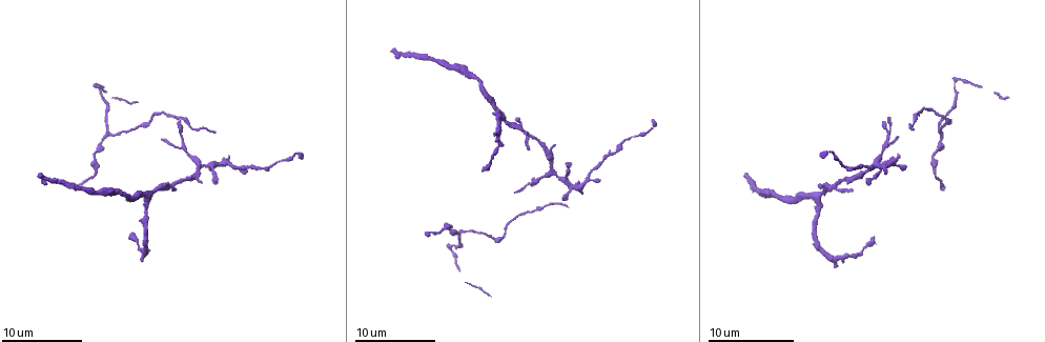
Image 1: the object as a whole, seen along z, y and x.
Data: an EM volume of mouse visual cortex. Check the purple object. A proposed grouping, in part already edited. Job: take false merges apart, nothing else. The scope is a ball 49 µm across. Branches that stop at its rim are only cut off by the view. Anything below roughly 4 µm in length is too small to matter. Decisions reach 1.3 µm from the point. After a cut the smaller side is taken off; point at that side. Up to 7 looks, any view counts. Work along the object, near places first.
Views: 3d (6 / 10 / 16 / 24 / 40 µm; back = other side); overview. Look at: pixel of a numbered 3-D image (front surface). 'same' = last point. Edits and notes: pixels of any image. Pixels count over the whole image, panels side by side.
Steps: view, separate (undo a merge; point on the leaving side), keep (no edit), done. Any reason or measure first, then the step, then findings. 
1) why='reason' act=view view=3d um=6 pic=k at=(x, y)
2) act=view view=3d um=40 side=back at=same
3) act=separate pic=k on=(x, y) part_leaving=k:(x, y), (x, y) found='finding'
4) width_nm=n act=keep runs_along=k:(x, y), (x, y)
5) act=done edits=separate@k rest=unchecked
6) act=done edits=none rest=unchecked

act=view view=3d um=6 pic=1 at=(888, 135)

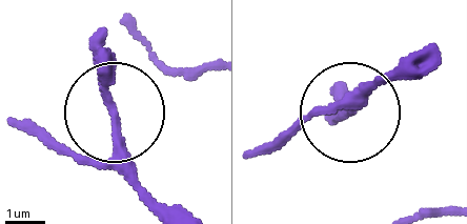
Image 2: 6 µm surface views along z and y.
act=view view=3d um=6 side=back pic=2 at=(114, 121)

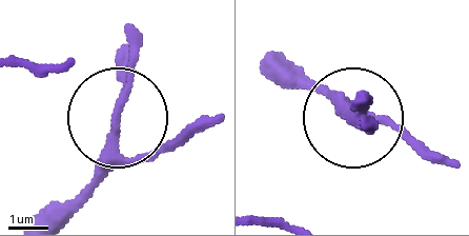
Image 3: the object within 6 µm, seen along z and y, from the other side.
act=keep runs_along=3:(119, 121), (116, 158), (93, 195) found='one neuron here'

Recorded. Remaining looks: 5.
act=view view=3d um=10 pic=1 at=(203, 164)

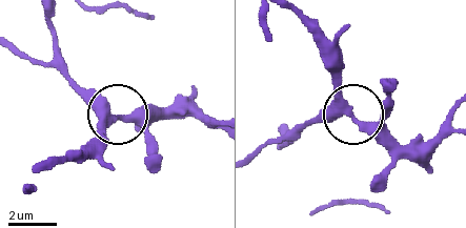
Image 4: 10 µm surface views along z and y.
act=keep found='one neuron here'

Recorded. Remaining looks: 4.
act=view view=3d um=10 pic=1 at=(622, 142)

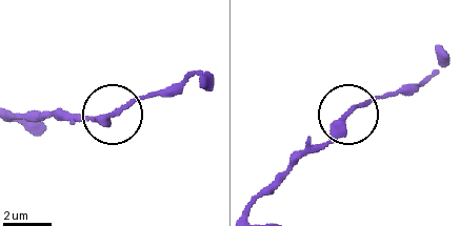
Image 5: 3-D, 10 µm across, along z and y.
act=keep runs_along=5:(247, 210), (295, 162), (325, 144), (350, 114), (402, 85) found='continuous, no second neuron'

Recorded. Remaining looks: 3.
why='branch point' act=view view=3d um=16 pic=1 at=(107, 130)

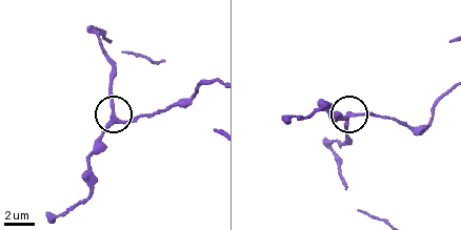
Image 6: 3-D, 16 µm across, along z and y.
act=keep found='one neuron here'

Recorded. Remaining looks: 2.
act=done edits=none rest=unchecked

